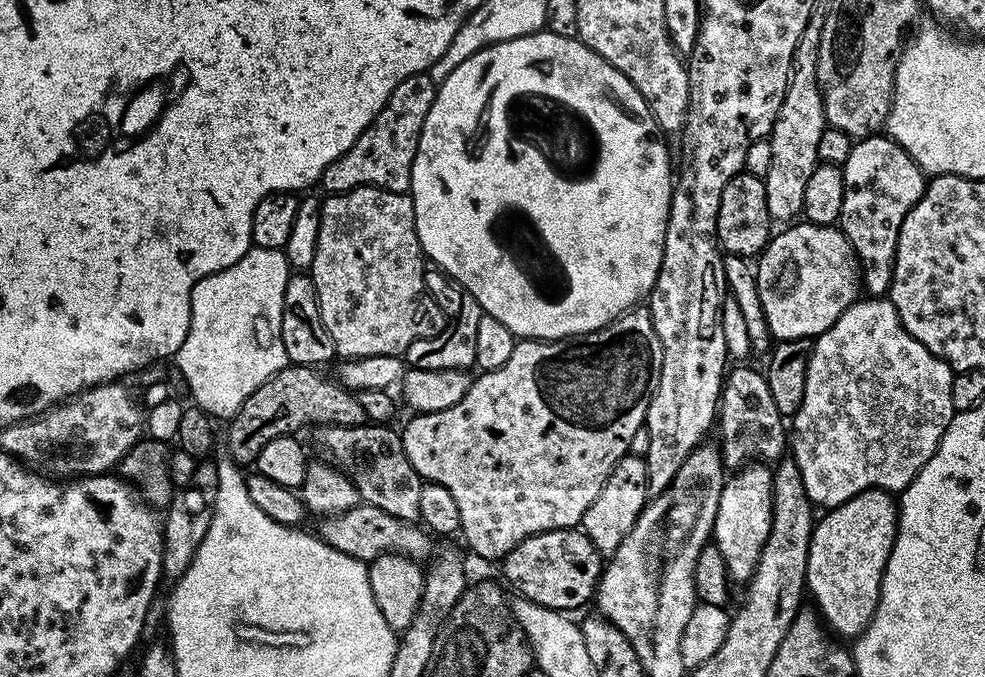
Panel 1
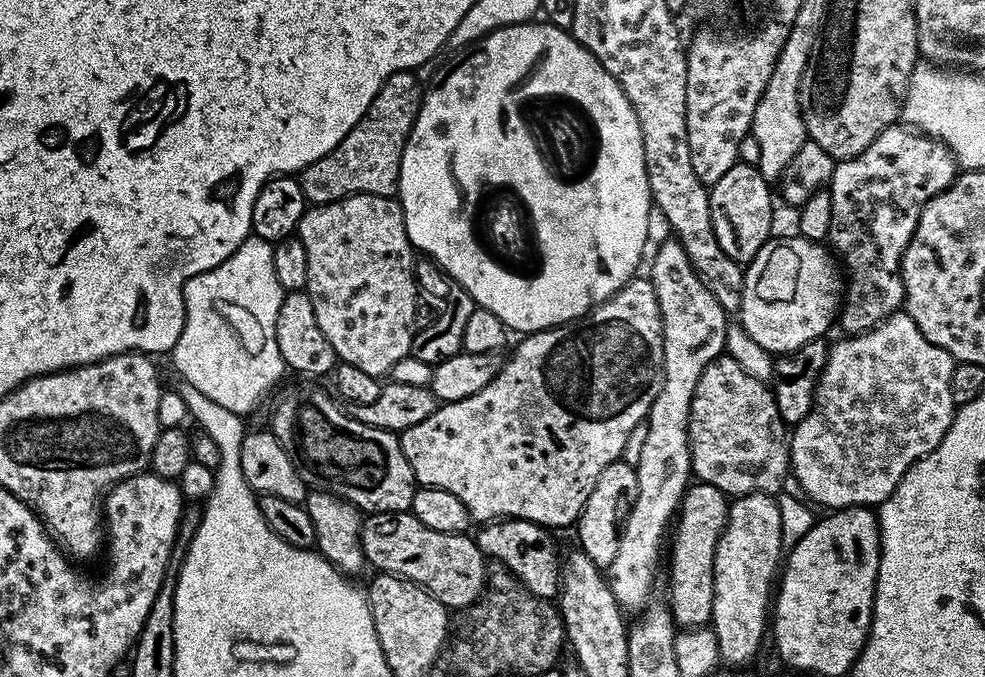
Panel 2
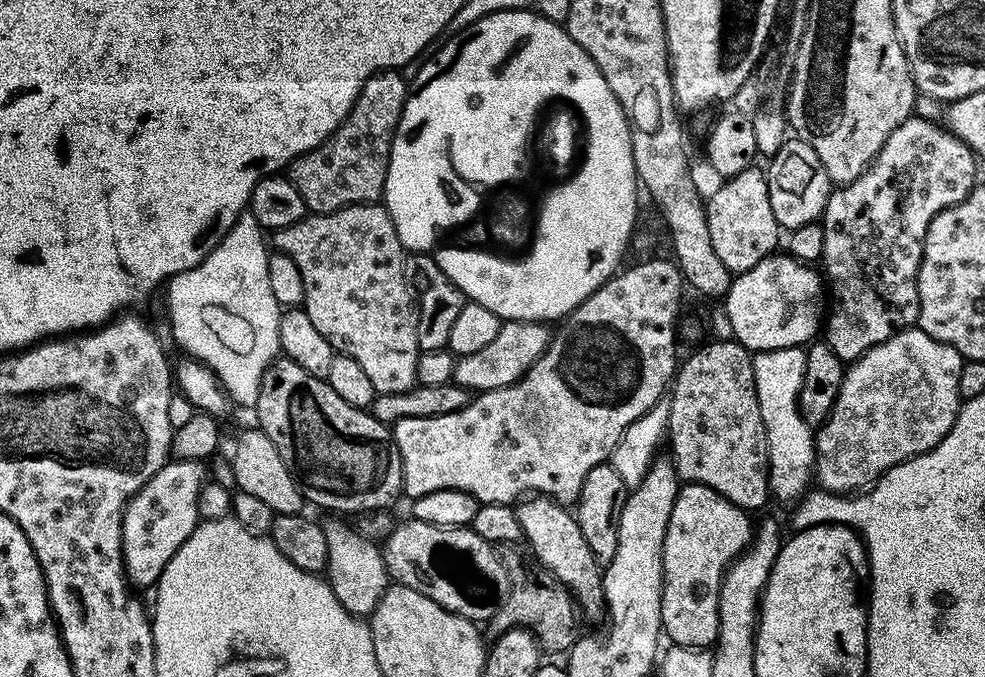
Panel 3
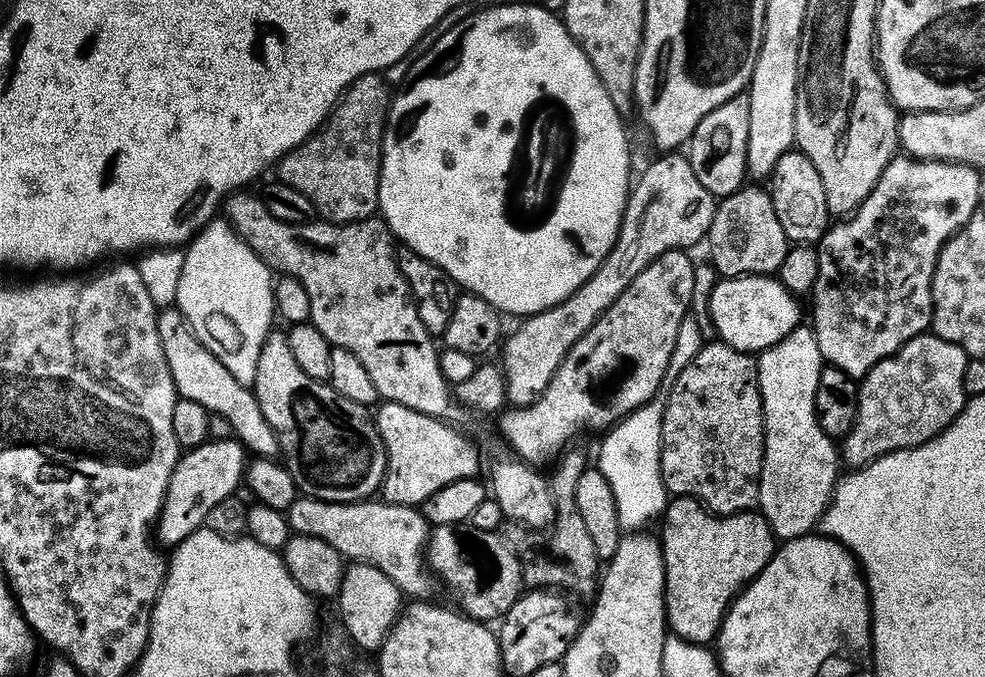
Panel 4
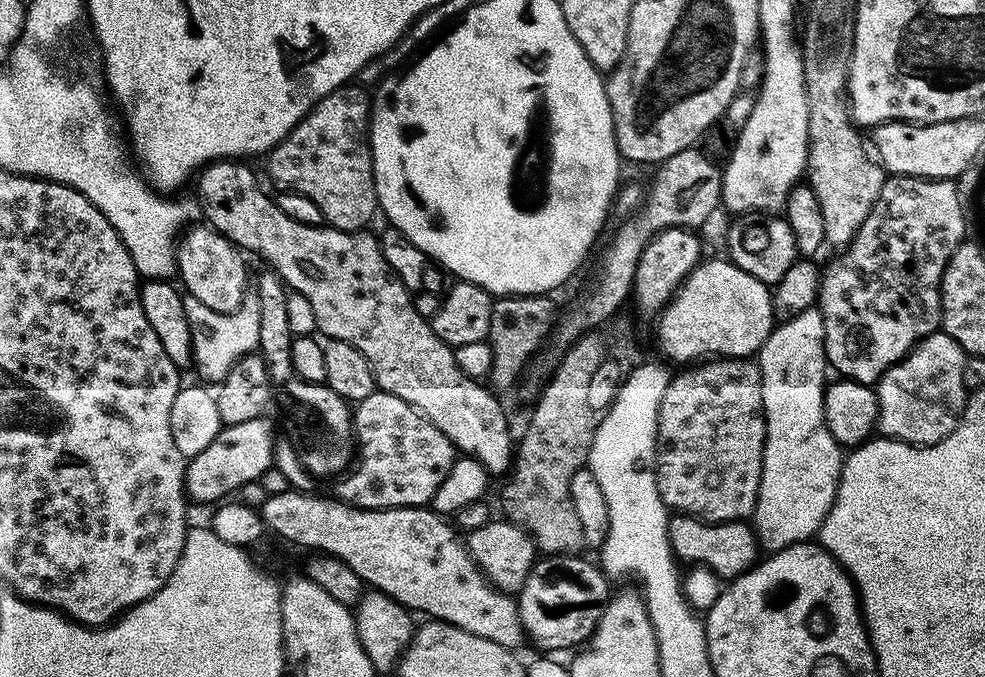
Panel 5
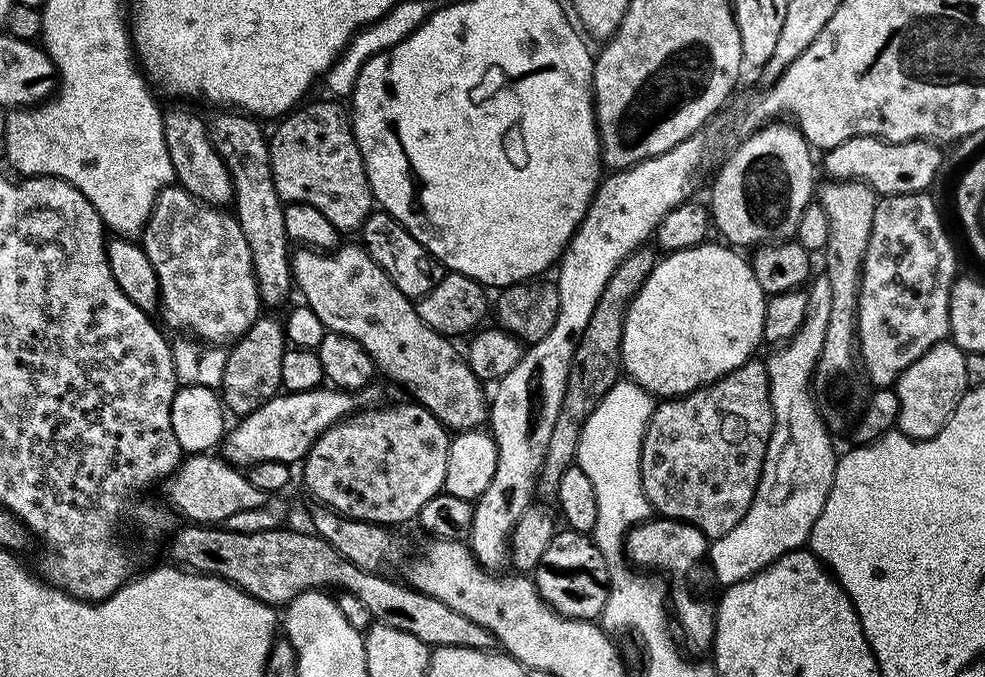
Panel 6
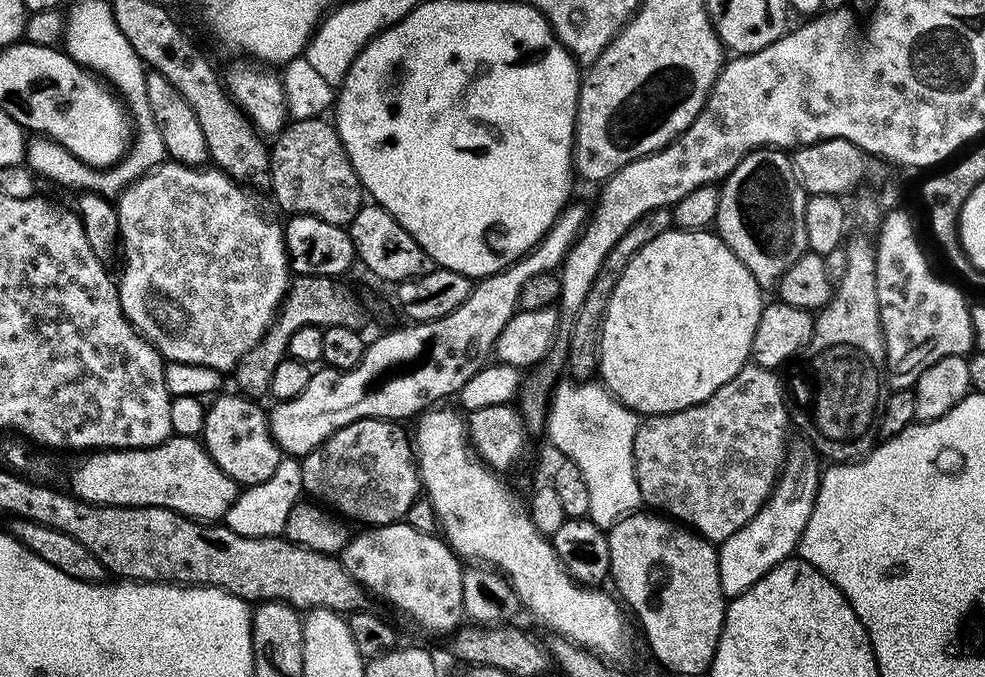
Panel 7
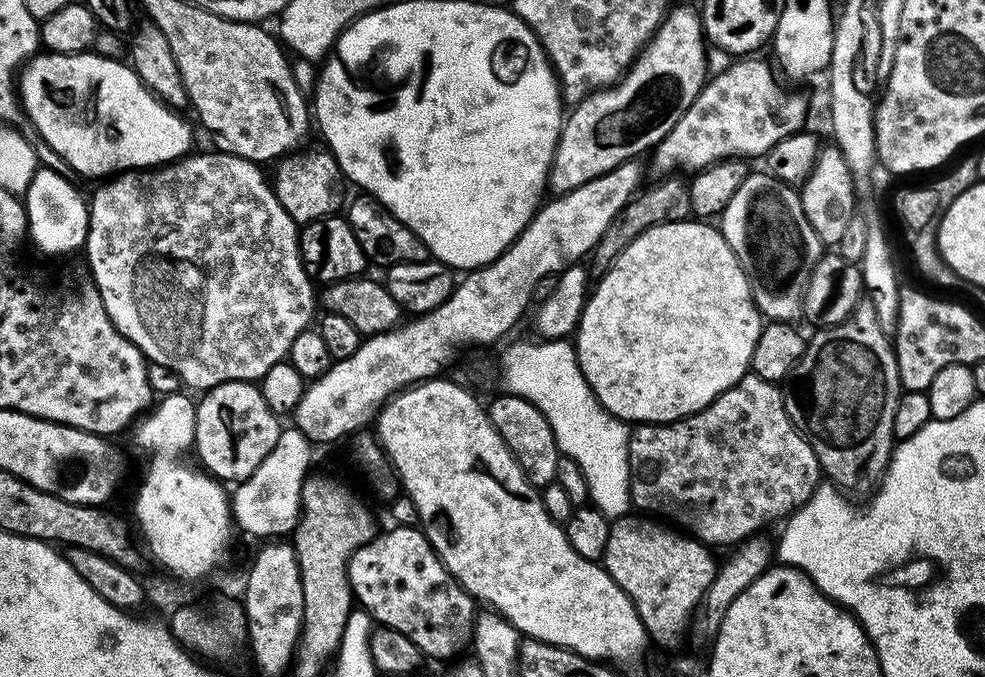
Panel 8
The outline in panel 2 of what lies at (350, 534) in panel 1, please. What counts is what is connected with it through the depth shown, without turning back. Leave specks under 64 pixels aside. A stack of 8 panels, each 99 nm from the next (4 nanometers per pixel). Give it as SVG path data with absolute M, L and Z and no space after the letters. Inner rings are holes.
M411 511L369 513L362 522L360 544L363 546L365 561L371 567L373 565L375 571L401 576L422 586L449 610L468 608L486 591L486 557L475 539L468 534L441 534L438 530L430 530L430 526L422 526L422 522L418 522Z

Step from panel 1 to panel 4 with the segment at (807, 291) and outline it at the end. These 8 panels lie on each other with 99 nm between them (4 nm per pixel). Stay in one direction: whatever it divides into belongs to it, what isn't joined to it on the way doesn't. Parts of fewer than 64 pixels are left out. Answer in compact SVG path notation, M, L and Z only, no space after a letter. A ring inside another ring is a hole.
M775 275L767 276L734 276L720 278L713 287L709 298L707 315L710 324L716 327L716 332L723 343L731 348L737 348L739 352L759 354L766 348L773 348L783 336L789 336L797 327L800 320L800 308L796 305L797 297L788 291L788 287L780 282Z

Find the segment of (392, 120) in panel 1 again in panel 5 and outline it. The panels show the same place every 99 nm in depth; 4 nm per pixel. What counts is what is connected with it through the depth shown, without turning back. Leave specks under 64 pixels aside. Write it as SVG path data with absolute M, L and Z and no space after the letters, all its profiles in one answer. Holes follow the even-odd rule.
M355 84L336 88L330 95L324 96L312 107L311 111L292 128L290 134L267 153L266 170L277 191L298 192L310 198L320 210L329 227L347 232L365 229L368 222L377 215L376 183L373 178L372 152L369 141L360 129L365 129L371 115L371 97Z

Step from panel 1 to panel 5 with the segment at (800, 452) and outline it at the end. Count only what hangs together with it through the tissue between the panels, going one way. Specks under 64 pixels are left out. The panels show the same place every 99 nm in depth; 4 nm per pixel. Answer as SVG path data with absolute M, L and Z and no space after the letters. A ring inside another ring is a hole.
M937 330L920 341L908 355L903 356L894 366L882 373L874 387L878 398L878 418L876 427L881 437L900 440L903 444L937 444L942 442L956 428L964 414L966 391L962 382L962 368L966 353L954 338L942 330Z

